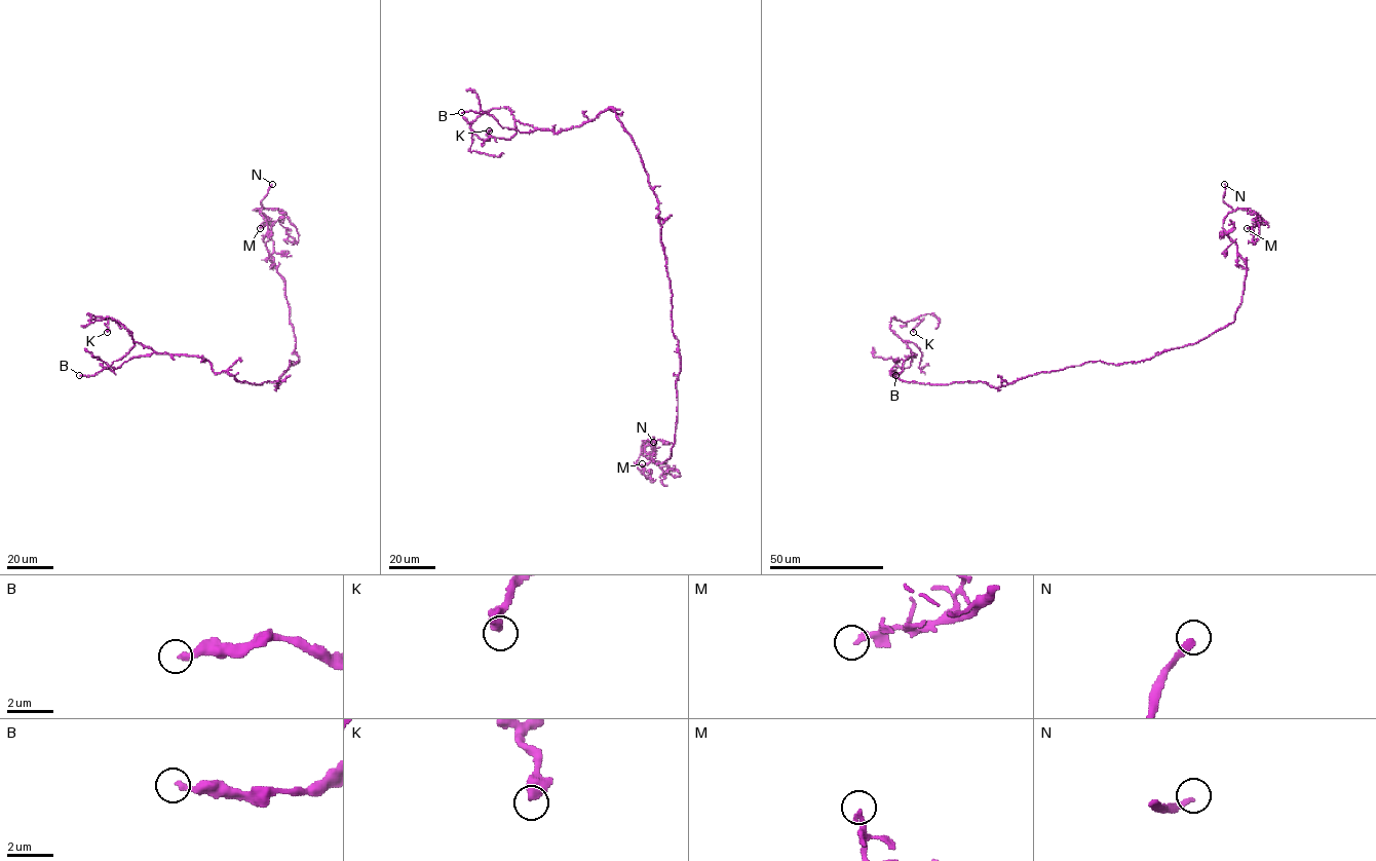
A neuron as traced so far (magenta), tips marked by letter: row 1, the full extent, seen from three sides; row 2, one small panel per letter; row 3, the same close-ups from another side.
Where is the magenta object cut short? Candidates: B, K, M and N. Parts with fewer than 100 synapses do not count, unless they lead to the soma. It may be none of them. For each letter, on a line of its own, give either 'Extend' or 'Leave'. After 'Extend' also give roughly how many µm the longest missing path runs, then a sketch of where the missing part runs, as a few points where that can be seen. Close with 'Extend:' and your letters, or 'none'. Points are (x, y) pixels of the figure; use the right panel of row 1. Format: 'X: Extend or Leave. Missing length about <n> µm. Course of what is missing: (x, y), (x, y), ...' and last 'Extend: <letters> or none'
B: Leave
K: Leave
M: Leave
N: Extend. Missing length about 20 µm. Course of what is missing: (1224, 184), (1215, 149)
Extend: N

